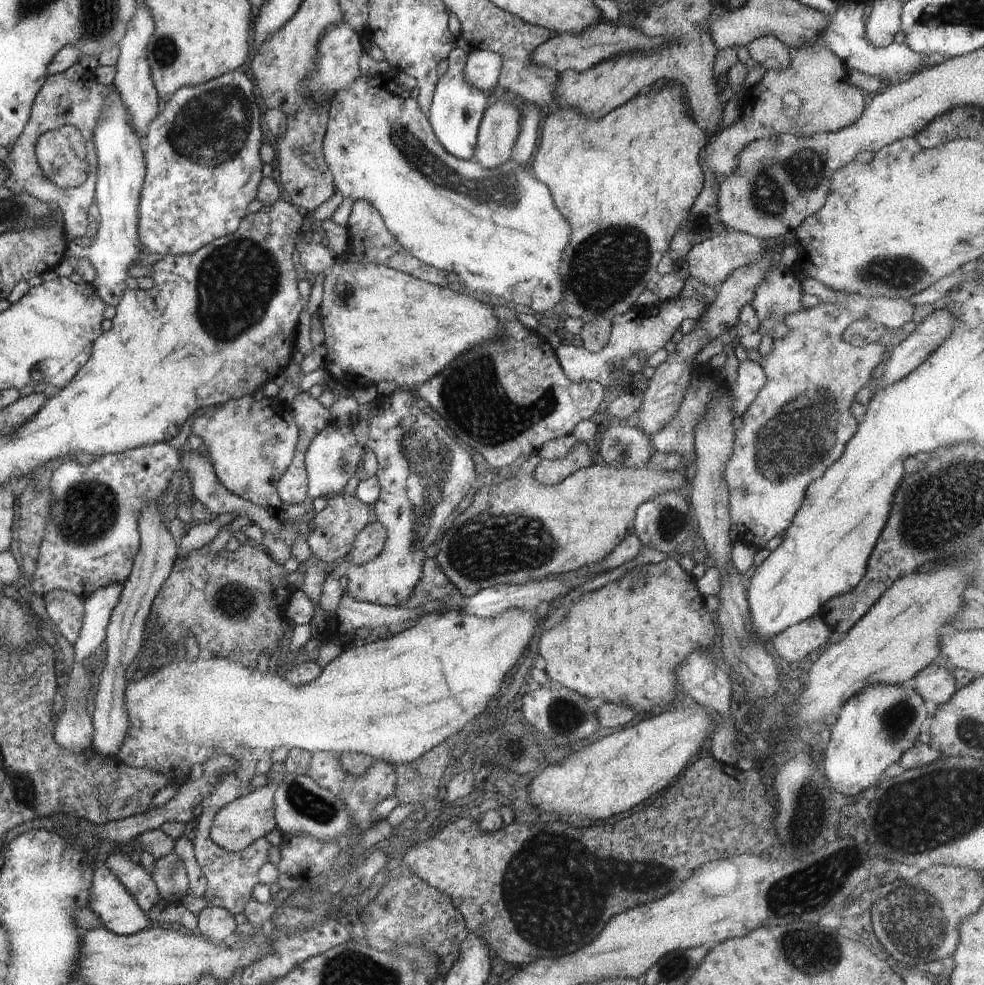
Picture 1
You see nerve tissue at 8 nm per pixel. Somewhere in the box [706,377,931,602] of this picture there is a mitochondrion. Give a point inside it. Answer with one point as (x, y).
(806, 431)

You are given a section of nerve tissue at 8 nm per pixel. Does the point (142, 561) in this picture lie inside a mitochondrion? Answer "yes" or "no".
no

